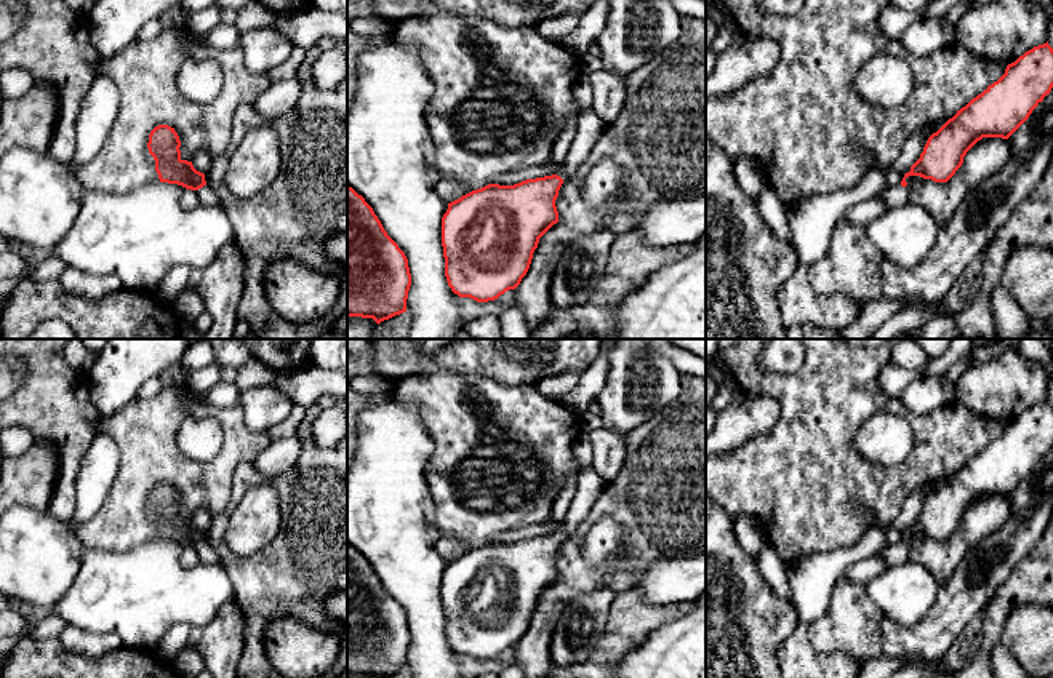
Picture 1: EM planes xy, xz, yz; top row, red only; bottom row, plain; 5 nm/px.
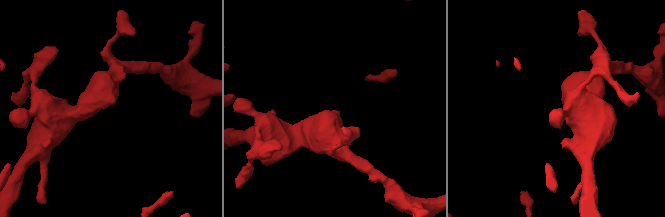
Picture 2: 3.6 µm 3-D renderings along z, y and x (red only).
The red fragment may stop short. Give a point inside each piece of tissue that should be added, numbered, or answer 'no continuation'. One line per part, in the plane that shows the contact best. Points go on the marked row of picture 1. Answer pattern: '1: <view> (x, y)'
1: xy (207, 194)

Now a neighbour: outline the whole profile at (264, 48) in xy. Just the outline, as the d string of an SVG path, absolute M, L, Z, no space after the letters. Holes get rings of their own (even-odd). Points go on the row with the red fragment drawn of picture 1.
M275 26L240 34L245 67L256 75L269 75L291 56L294 48L294 43Z

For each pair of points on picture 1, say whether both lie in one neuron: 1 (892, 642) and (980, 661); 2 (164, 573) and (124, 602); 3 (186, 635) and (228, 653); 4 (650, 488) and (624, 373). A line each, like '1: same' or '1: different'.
1: different
2: same
3: same
4: different

